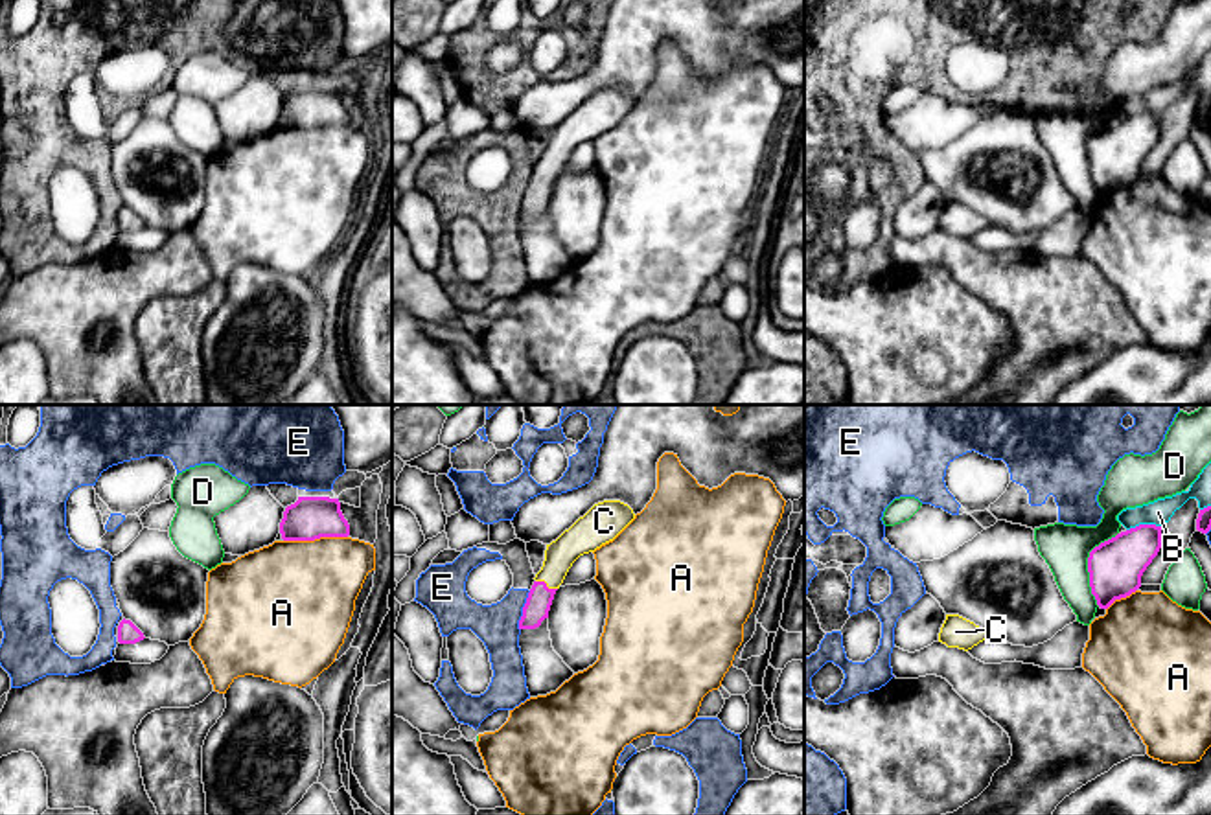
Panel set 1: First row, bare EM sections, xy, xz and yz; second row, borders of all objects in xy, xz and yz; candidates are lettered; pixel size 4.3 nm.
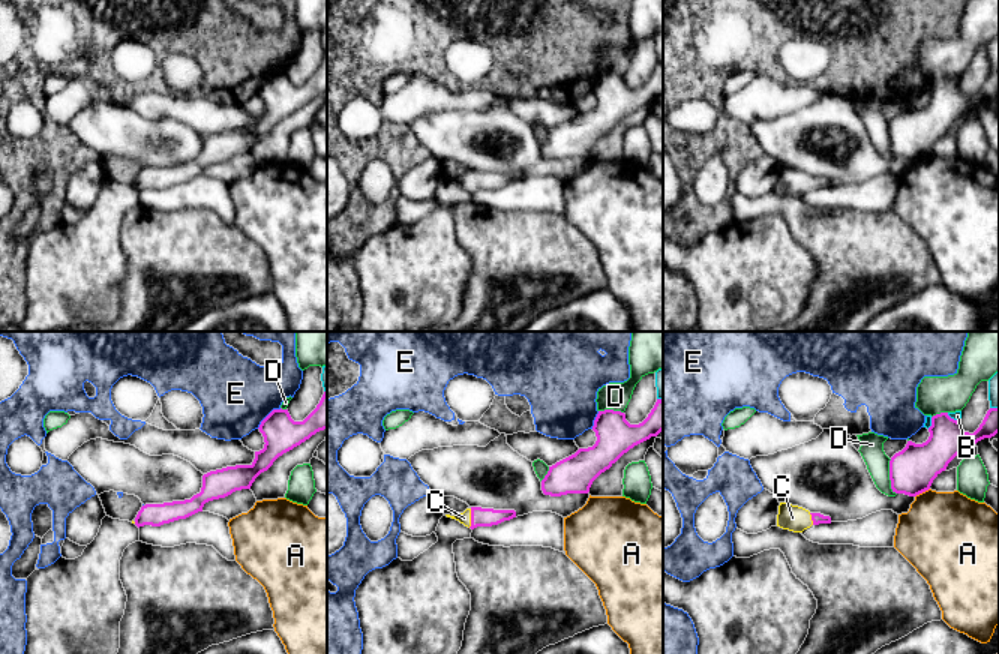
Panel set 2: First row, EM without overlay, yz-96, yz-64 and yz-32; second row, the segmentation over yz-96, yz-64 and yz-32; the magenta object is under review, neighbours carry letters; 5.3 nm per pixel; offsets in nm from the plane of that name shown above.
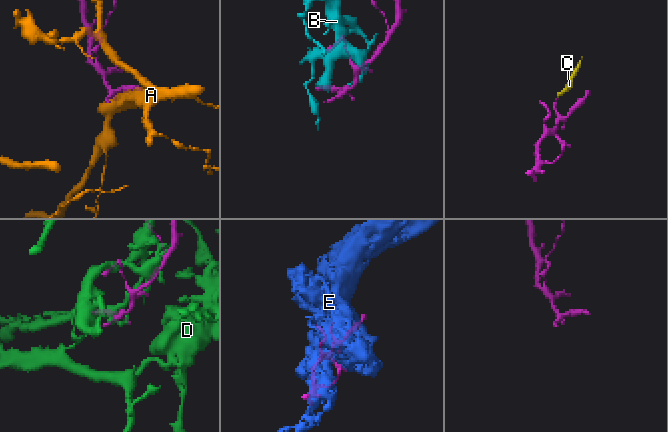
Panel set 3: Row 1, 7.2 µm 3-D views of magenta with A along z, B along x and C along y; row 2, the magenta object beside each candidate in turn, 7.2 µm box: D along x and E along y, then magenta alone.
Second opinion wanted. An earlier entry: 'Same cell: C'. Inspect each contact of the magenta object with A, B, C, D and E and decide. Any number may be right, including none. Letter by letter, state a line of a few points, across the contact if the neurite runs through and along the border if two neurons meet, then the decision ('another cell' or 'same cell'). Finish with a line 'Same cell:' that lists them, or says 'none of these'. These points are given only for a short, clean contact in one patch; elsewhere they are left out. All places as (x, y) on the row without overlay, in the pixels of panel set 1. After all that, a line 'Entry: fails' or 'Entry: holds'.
A: another cell
B: another cell
C: line xz (540, 186), (545, 173), (556, 149), (578, 127); same cell
D: another cell
E: another cell
Same cell: C
Entry: holds

